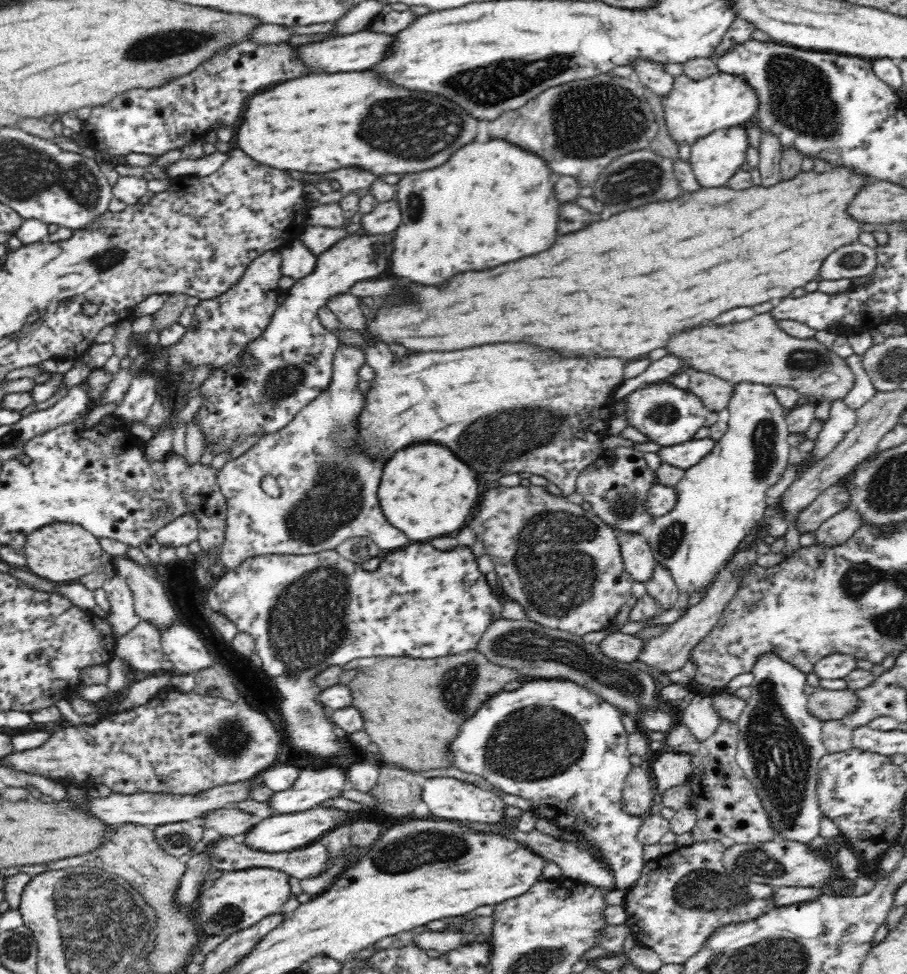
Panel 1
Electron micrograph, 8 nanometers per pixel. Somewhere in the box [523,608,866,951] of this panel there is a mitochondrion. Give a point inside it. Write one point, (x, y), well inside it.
(781, 758)

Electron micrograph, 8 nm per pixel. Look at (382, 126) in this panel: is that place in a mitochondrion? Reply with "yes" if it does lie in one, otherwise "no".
yes

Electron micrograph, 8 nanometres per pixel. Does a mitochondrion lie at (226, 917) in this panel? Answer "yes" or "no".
yes

